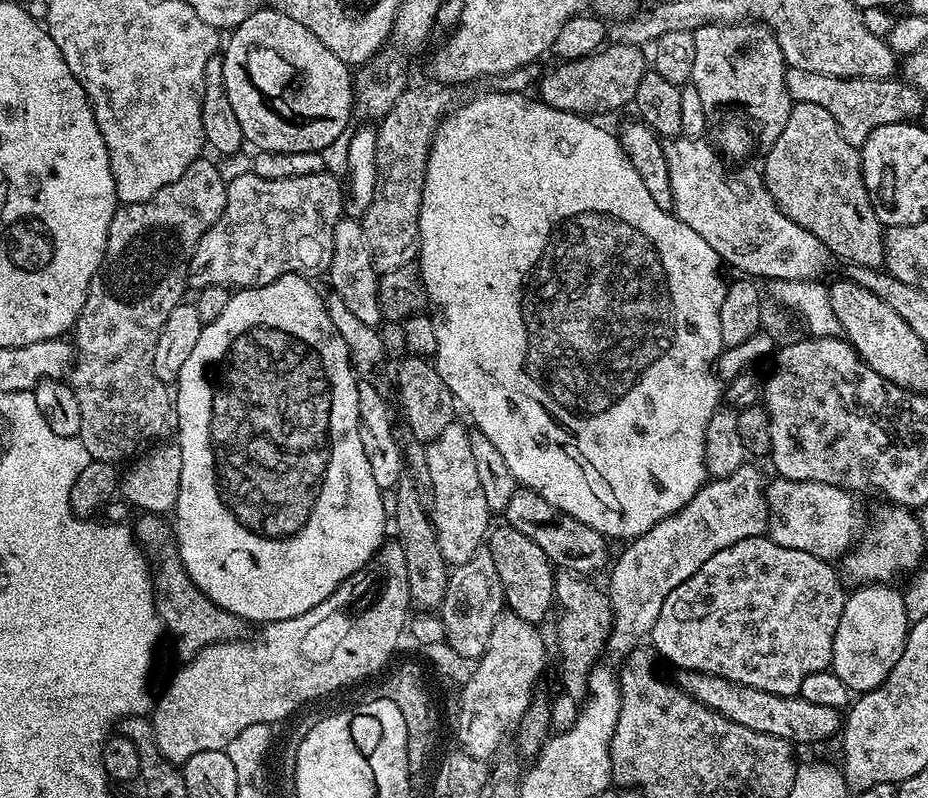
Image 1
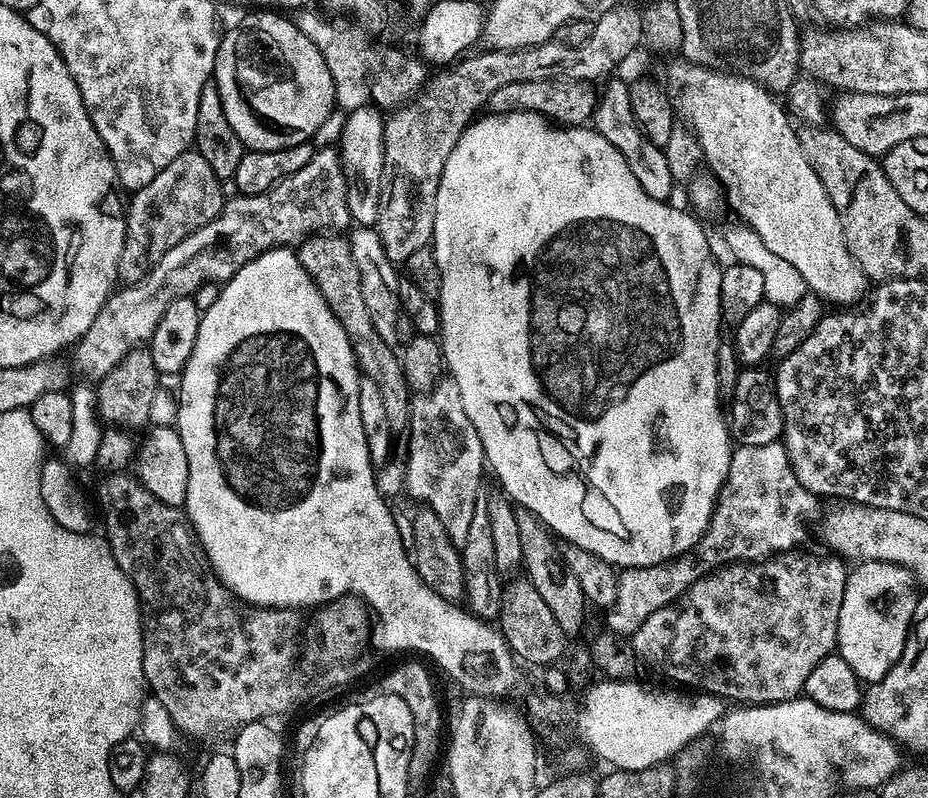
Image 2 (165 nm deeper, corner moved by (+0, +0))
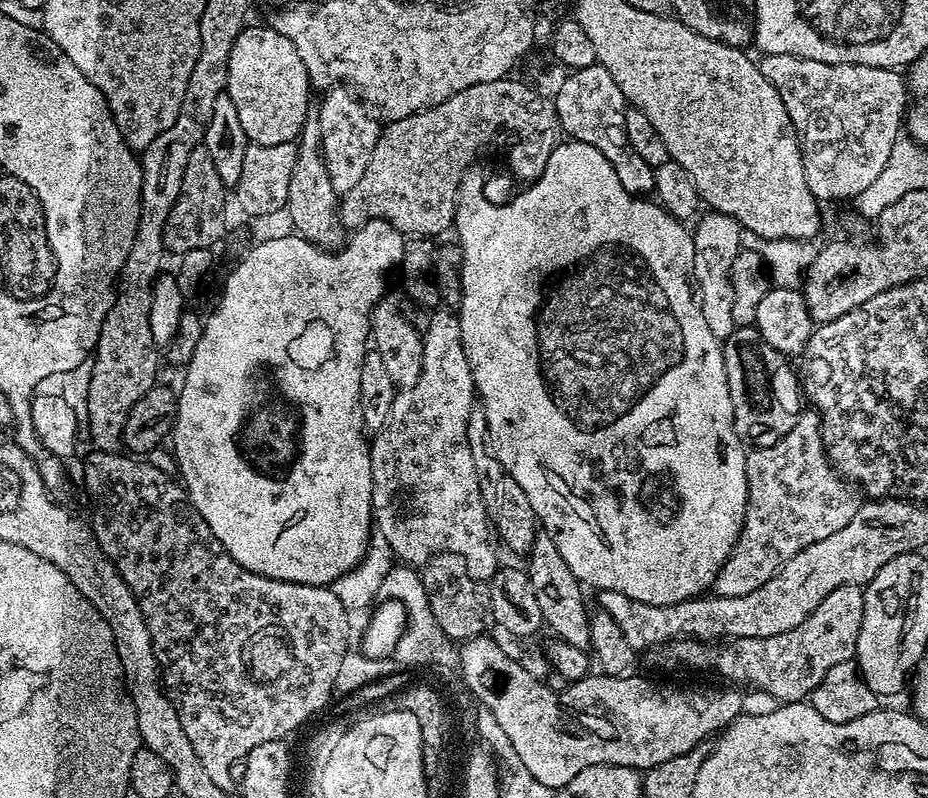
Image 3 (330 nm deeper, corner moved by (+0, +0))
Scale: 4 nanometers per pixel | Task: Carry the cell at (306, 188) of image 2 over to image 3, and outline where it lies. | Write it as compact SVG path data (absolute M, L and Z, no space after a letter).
M347 86L327 89L323 96L324 101L320 100L318 104L322 134L321 154L324 156L331 185L337 193L343 194L354 190L354 185L362 179L366 165L370 162L370 154L374 154L374 146L378 146L382 124L370 111L369 105Z

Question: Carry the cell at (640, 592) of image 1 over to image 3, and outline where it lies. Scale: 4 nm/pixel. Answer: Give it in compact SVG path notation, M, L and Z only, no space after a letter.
M814 410L801 411L798 422L779 442L769 448L754 448L746 455L746 482L748 483L748 501L746 514L742 522L742 530L730 558L718 570L714 585L715 595L726 598L738 598L750 594L750 590L758 590L794 554L806 550L806 546L814 546L814 542L822 542L822 538L830 538L837 530L842 530L854 514L858 514L862 503L861 493L857 485L847 481L833 468L822 442L820 433L820 416Z

